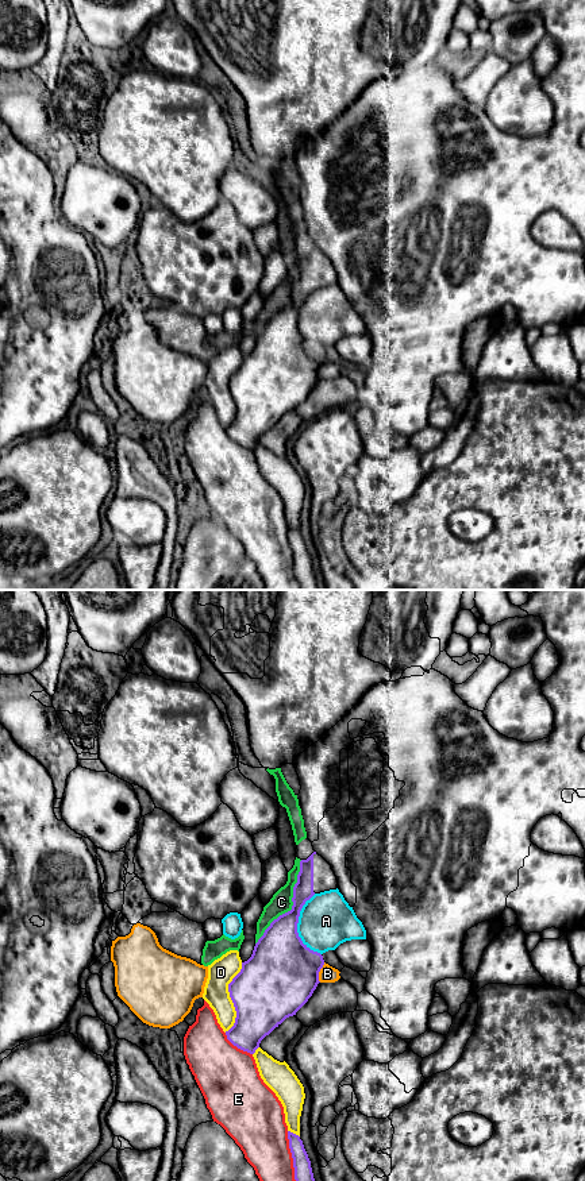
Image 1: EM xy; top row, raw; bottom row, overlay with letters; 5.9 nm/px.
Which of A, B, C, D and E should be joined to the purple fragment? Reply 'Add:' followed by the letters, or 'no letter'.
Add: no letter

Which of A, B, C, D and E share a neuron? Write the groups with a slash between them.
A D / B / C / E

